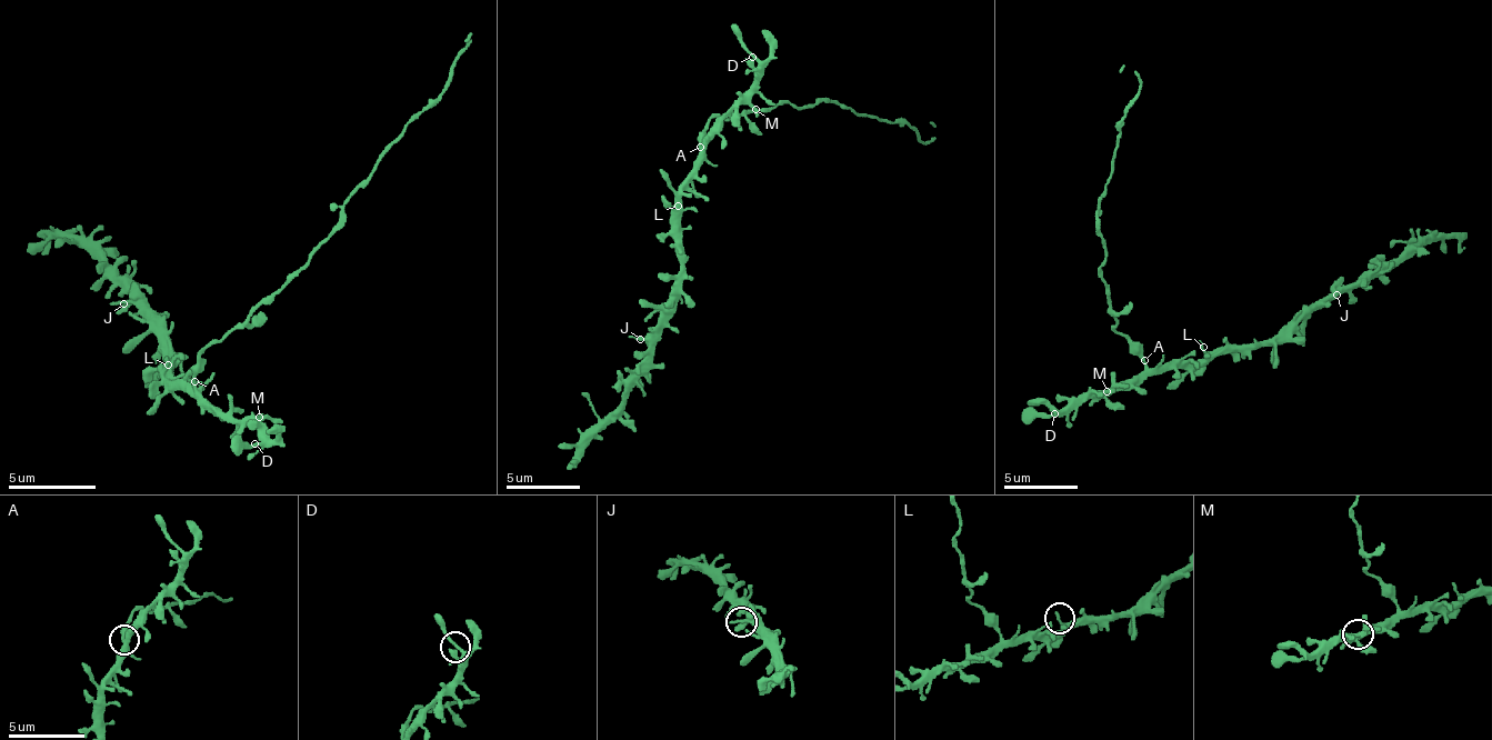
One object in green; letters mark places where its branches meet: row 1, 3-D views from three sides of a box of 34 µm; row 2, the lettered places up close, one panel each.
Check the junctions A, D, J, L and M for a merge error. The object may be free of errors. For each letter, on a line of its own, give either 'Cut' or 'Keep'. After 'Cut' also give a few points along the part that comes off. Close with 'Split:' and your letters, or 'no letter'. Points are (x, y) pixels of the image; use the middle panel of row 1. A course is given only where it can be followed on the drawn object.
A: Cut. Course of the part to remove: (700, 146), (714, 116), (785, 101), (838, 101), (908, 123), (922, 142), (934, 138), (930, 123)
D: Keep
J: Keep
L: Keep
M: Keep
Split: A

